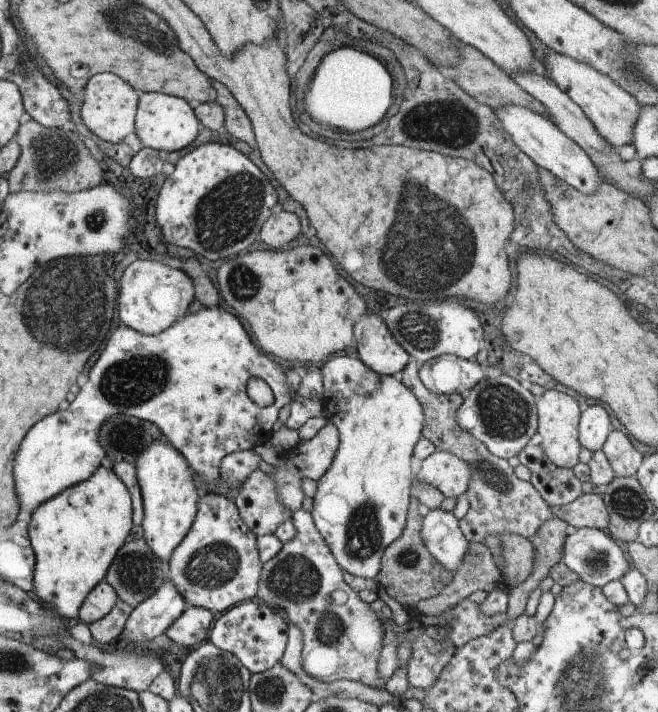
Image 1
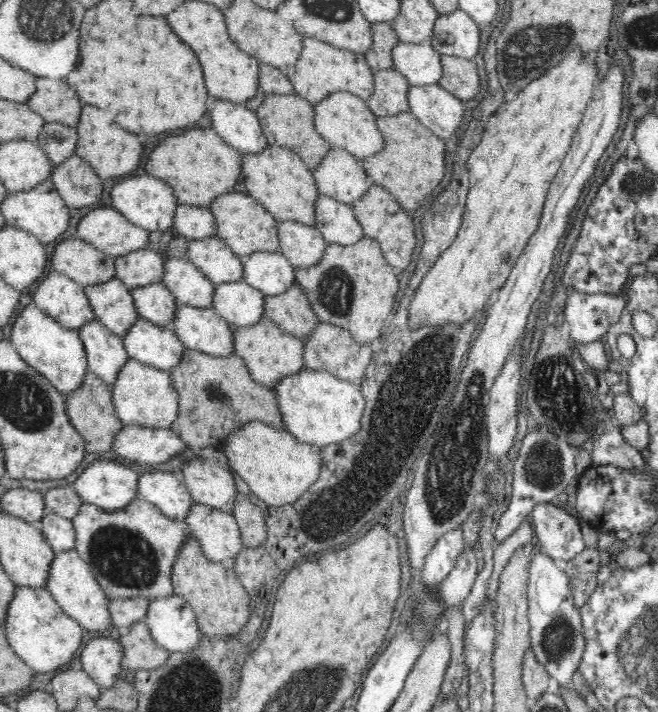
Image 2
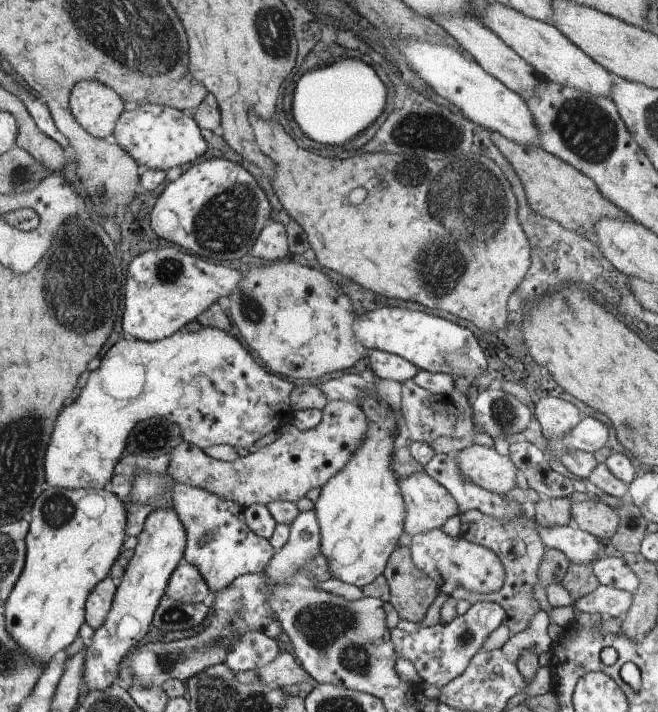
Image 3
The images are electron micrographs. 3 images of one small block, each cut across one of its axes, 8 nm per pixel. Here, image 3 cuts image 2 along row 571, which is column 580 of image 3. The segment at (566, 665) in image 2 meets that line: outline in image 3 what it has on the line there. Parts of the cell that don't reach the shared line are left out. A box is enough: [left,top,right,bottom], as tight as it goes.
[538,525,607,565]

